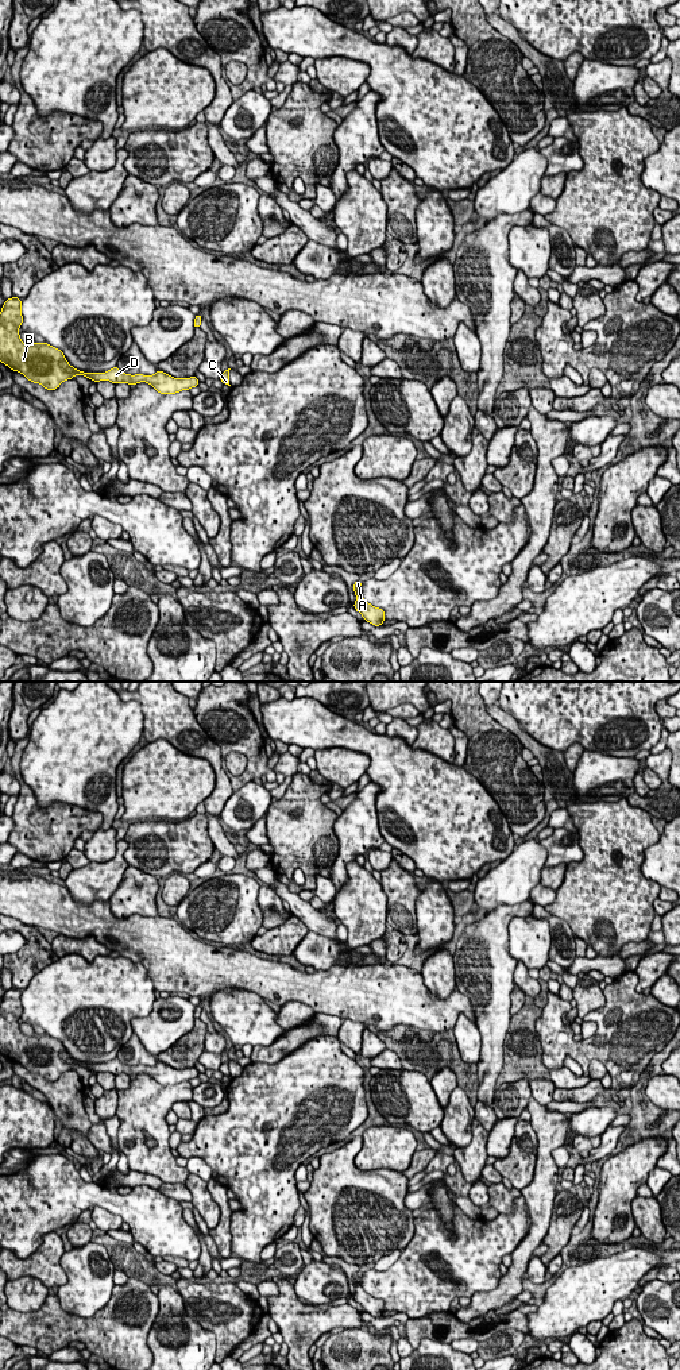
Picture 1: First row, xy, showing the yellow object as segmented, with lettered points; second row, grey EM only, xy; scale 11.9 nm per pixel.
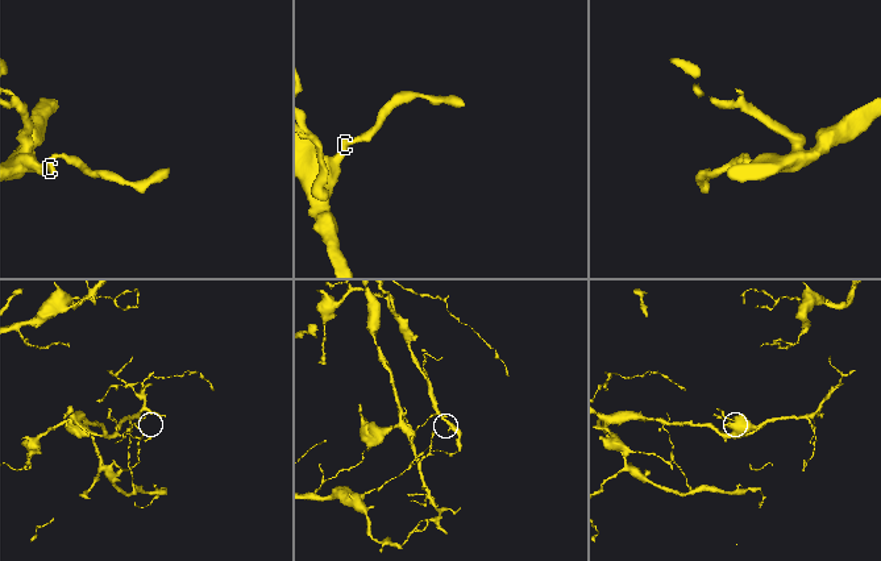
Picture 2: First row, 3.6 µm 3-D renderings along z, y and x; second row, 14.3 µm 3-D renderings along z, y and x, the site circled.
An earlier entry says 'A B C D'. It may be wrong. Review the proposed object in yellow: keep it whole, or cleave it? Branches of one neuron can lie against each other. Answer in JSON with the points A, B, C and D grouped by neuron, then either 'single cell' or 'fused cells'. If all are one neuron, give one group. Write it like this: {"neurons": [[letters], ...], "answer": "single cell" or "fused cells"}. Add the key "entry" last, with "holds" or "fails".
{"neurons": [["A", "B", "C", "D"]], "answer": "single cell", "entry": "holds"}

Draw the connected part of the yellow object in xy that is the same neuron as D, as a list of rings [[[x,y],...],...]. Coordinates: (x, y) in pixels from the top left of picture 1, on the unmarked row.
[[[18,988],[5,991],[0,1003],[0,1054],[47,1081],[58,1080],[62,1073],[73,1070],[74,1066],[84,1066],[94,1073],[109,1072],[115,1076],[146,1073],[161,1085],[175,1085],[197,1078],[200,1074],[196,1066],[174,1069],[161,1061],[157,1061],[154,1066],[125,1065],[117,1057],[105,1064],[80,1062],[69,1056],[59,1039],[49,1034],[23,1034],[18,1023],[22,1014],[22,991]]]

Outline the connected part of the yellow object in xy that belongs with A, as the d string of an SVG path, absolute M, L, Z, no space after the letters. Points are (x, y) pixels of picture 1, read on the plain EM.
M356 1271L353 1274L353 1282L356 1286L356 1292L353 1294L355 1301L362 1305L364 1312L372 1315L374 1317L383 1316L385 1301L375 1298L371 1294L368 1294L367 1290L364 1290L363 1286L360 1285L360 1277L362 1277L360 1271Z

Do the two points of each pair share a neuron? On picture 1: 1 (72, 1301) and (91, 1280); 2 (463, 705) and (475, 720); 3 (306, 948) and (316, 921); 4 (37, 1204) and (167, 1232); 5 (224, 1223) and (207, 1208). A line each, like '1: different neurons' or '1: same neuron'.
1: same neuron
2: same neuron
3: different neurons
4: same neuron
5: different neurons

